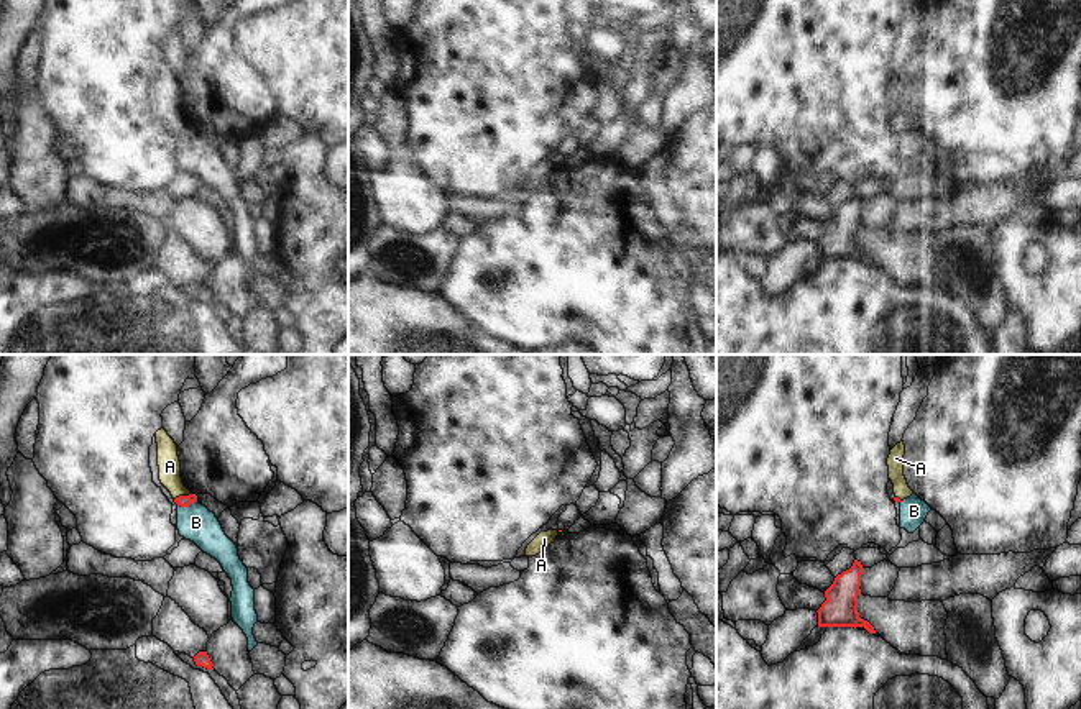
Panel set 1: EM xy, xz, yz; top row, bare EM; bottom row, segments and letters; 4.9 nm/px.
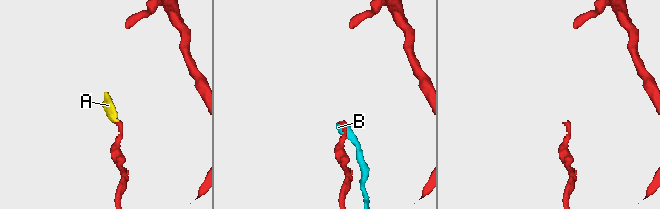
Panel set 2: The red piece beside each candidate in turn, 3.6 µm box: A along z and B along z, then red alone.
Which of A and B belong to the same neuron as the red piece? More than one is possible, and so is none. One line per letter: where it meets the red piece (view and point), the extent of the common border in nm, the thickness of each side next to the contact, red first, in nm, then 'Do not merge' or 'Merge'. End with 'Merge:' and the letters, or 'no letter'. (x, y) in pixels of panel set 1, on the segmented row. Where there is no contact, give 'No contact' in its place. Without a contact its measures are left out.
A: Touches red at xy (183, 496). Shared border 90 nm. Thickness 60 nm (red) against 110 nm. Merge
B: Touches red at xy (188, 506). Shared border 110 nm. Thickness 60 nm (red) against 180 nm. Do not merge
Merge: A.

